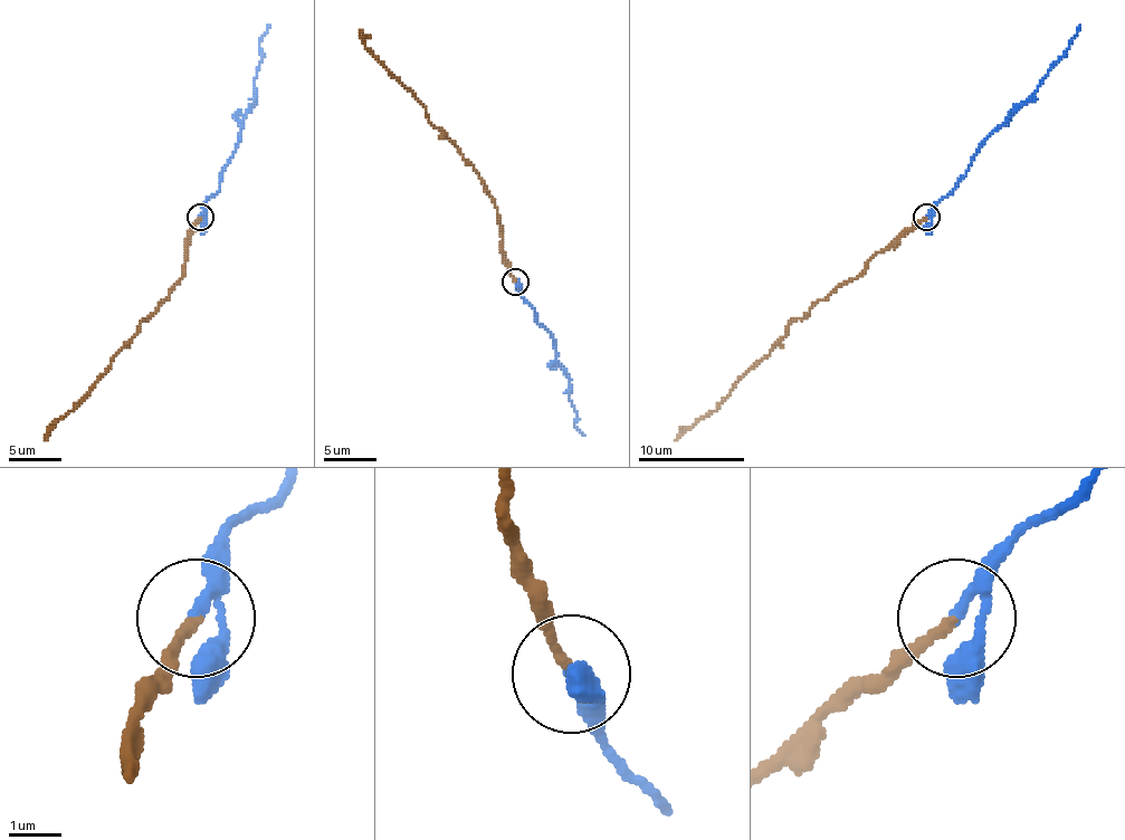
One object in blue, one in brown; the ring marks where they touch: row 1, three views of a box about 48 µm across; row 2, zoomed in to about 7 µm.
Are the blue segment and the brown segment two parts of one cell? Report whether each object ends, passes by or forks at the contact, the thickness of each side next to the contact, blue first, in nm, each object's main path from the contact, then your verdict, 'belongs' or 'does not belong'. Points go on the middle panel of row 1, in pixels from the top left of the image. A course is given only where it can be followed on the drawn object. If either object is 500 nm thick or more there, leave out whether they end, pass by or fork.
blue passes by; brown ends; calibres 170 and 170 nm; course blue (516, 282), (518, 292), (534, 307), (534, 318), (550, 334), (559, 366), (569, 379), (574, 425), (584, 435); course brown (516, 282), (505, 260), (499, 216), (478, 173), (428, 120), (426, 106), (365, 46), (360, 30); belongs

